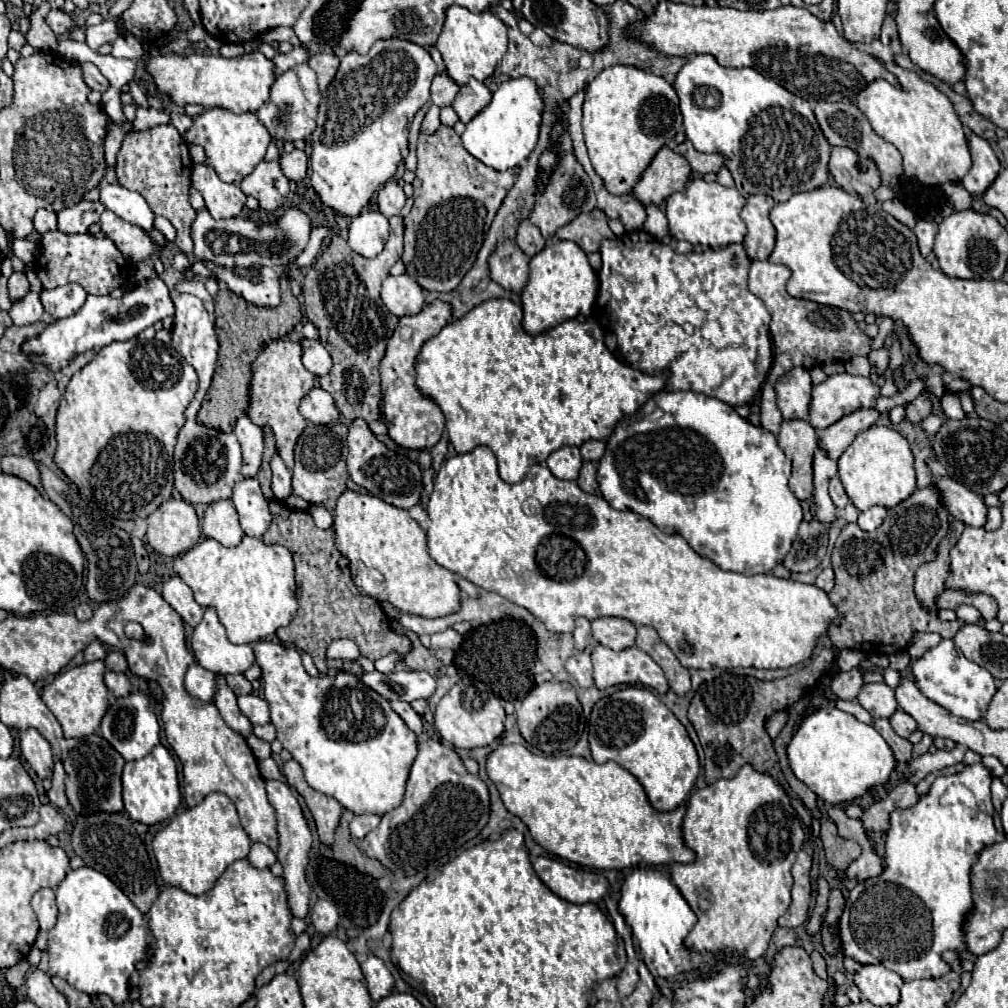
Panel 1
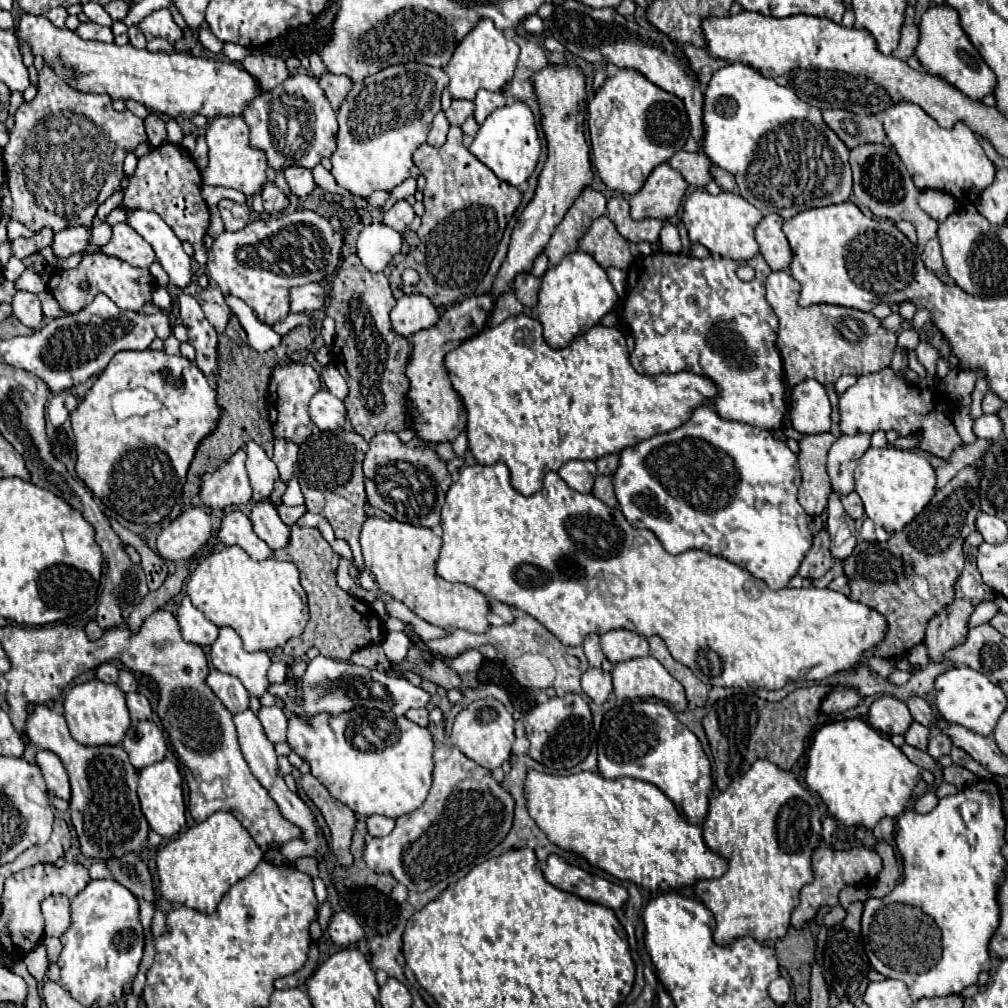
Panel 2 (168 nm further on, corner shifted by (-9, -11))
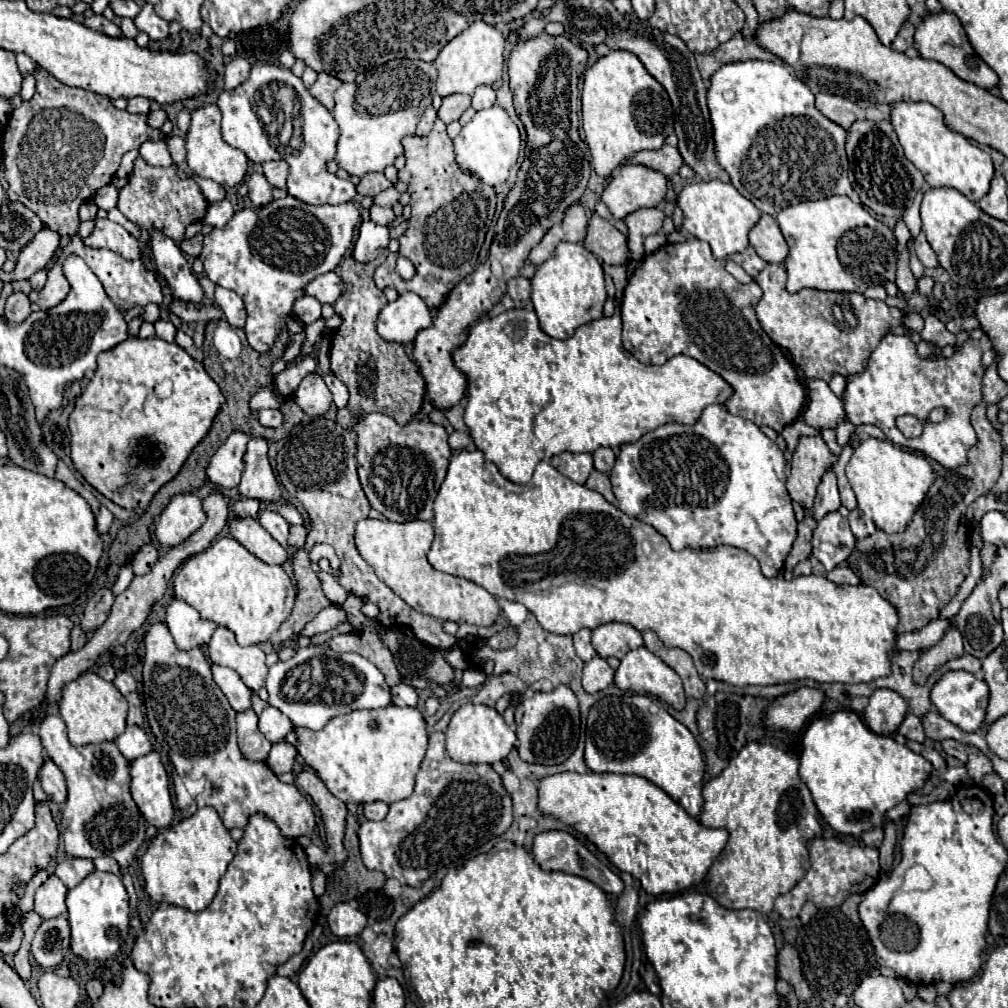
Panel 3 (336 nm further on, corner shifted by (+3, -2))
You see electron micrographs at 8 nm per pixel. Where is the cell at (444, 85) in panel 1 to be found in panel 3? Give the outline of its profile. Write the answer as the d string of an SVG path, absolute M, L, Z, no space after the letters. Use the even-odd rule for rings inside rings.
M448 95L442 99L442 107L438 109L438 117L444 121L444 123L452 123L452 121L458 121L460 115L470 107L470 95Z

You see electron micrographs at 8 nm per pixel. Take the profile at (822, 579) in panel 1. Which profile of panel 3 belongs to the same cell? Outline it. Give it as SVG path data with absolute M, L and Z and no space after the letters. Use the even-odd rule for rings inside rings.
M842 563L842 565L834 567L832 571L828 571L826 579L830 579L832 583L838 583L838 585L858 585L860 583L860 577L846 563Z

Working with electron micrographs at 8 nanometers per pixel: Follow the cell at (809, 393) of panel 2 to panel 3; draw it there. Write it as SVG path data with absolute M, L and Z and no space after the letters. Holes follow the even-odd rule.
M808 379L806 381L806 407L802 411L802 419L806 425L814 429L822 427L836 427L838 421L844 421L842 401L830 391L826 381Z

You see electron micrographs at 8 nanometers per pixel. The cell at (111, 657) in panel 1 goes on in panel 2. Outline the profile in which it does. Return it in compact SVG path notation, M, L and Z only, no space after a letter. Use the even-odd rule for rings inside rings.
M122 670L120 672L120 680L118 680L118 688L122 690L122 692L136 692L136 680L134 680L134 676L128 672L128 670Z

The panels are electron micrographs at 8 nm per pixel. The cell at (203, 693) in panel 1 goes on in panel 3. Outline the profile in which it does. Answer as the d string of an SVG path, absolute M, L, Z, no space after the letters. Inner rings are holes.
M212 665L212 677L214 683L220 687L220 691L226 695L234 711L244 711L250 707L250 689L242 683L240 675L222 665Z

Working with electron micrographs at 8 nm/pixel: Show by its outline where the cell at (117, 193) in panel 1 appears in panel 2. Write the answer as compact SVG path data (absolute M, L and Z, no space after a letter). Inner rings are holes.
M128 210L128 224L154 248L156 258L170 276L170 284L186 288L194 274L192 258L184 252L172 228L158 214L146 210Z

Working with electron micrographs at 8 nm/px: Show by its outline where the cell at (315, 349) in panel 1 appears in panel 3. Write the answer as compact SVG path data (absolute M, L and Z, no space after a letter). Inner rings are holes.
M324 373L322 379L328 385L328 389L332 391L332 397L334 397L336 407L344 407L348 403L348 389L344 387L344 383L338 377L334 377L332 373Z

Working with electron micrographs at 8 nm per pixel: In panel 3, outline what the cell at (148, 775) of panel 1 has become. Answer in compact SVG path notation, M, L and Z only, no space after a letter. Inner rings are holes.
M152 751L134 759L130 767L130 779L132 797L144 819L158 829L171 825L174 806L168 789L168 773L158 752Z

